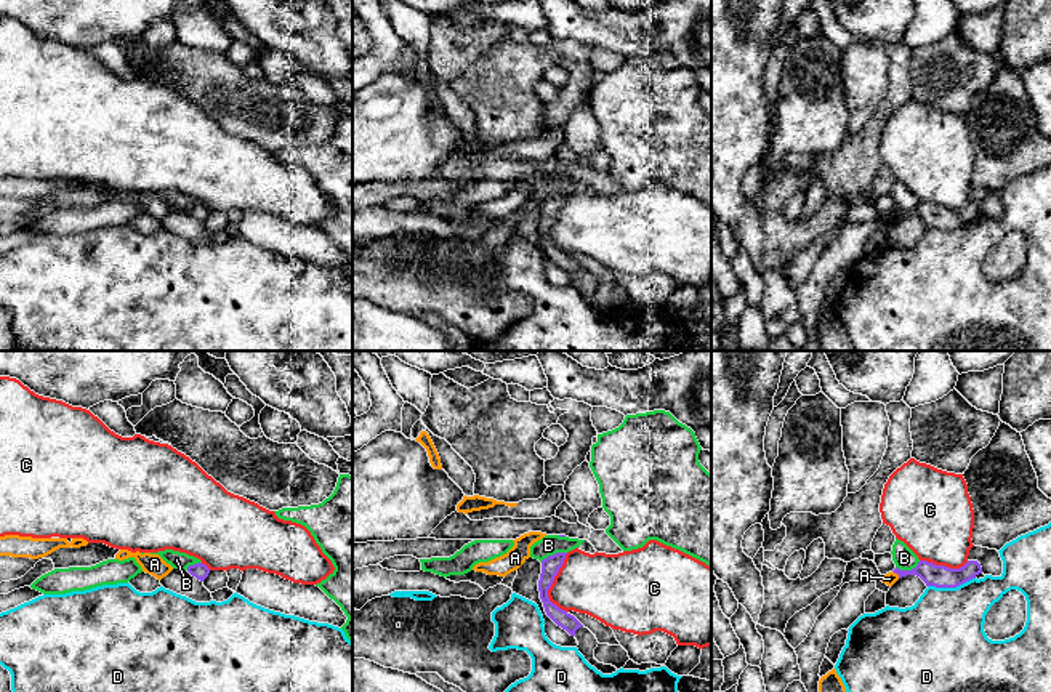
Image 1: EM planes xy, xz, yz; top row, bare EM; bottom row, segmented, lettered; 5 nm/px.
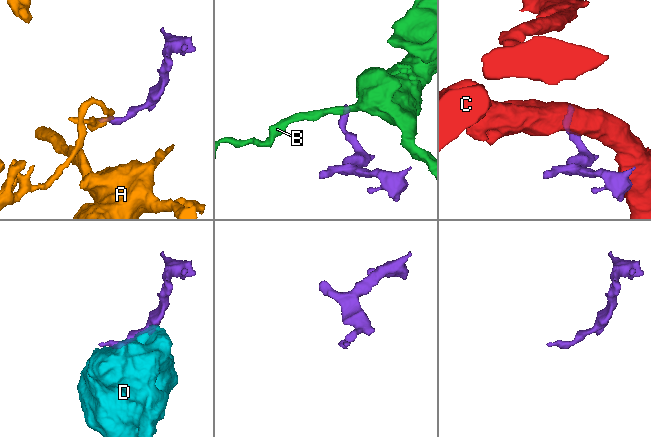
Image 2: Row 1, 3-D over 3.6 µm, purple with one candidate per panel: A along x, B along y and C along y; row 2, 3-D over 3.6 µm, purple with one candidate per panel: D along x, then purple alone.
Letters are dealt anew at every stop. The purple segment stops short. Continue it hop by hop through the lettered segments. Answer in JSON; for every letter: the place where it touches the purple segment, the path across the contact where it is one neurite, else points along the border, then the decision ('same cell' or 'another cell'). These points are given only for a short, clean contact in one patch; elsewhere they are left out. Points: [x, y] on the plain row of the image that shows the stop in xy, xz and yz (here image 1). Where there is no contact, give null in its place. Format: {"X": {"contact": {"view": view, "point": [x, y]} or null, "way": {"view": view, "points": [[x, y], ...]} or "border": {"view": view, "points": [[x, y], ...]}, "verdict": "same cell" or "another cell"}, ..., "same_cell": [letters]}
{"A": {"contact": {"view": "yz", "point": [896, 213]}, "border": {"view": "yz", "points": [[893, 212], [899, 218]]}, "verdict": "another cell"}, "B": {"contact": {"view": "xz", "point": [553, 196]}, "border": {"view": "xz", "points": [[566, 193], [556, 193], [540, 202]]}, "verdict": "another cell"}, "C": {"contact": {"view": "xz", "point": [551, 225]}, "border": {"view": "xz", "points": [[567, 194], [548, 231], [548, 239], [566, 253]]}, "verdict": "another cell"}, "D": {"contact": {"view": "yz", "point": [950, 228]}, "verdict": "another cell"}, "same_cell": []}

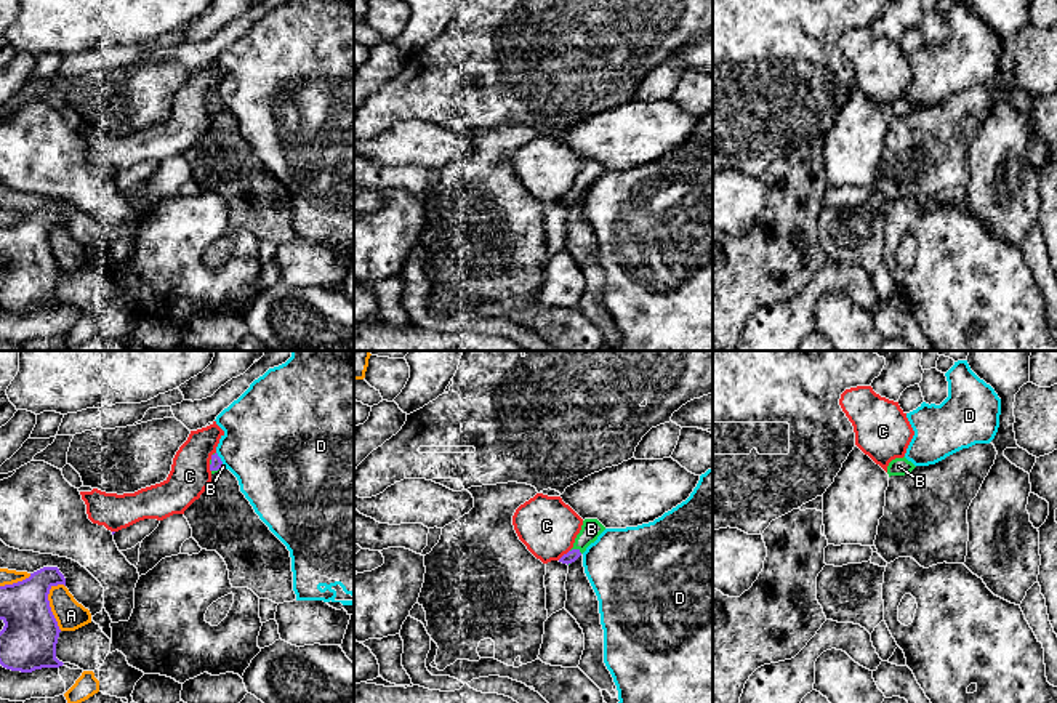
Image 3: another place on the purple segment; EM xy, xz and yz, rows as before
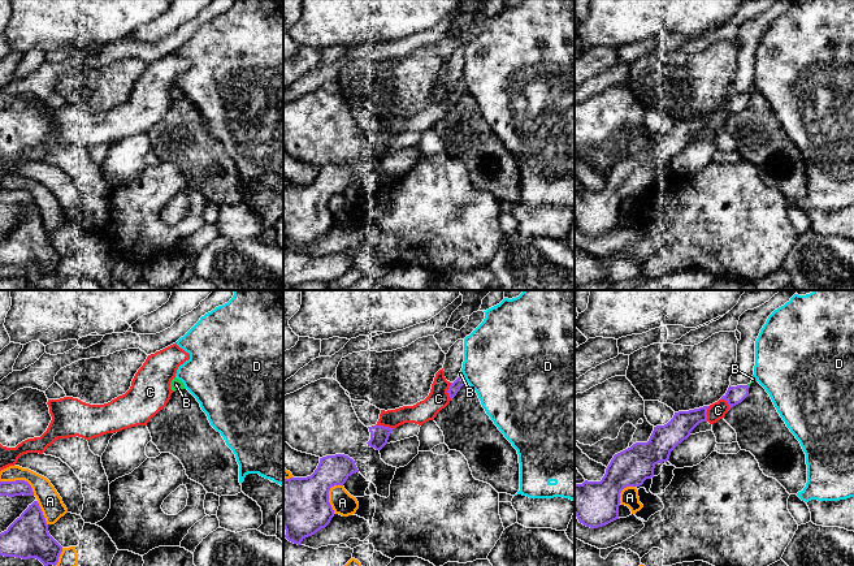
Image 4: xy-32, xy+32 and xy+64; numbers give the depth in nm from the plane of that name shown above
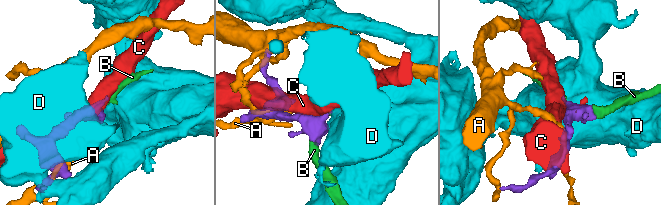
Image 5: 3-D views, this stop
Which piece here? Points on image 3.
{"A": {"contact": {"view": "xy", "point": [48, 247]}, "verdict": "another cell"}, "B": {"contact": {"view": "xz", "point": [577, 191]}, "verdict": "same cell"}, "C": {"contact": {"view": "xz", "point": [564, 196]}, "verdict": "another cell"}, "D": {"contact": {"view": "xy", "point": [220, 100]}, "border": {"view": "xy", "points": [[217, 93], [223, 104]]}, "verdict": "another cell"}, "same_cell": ["B"]}

